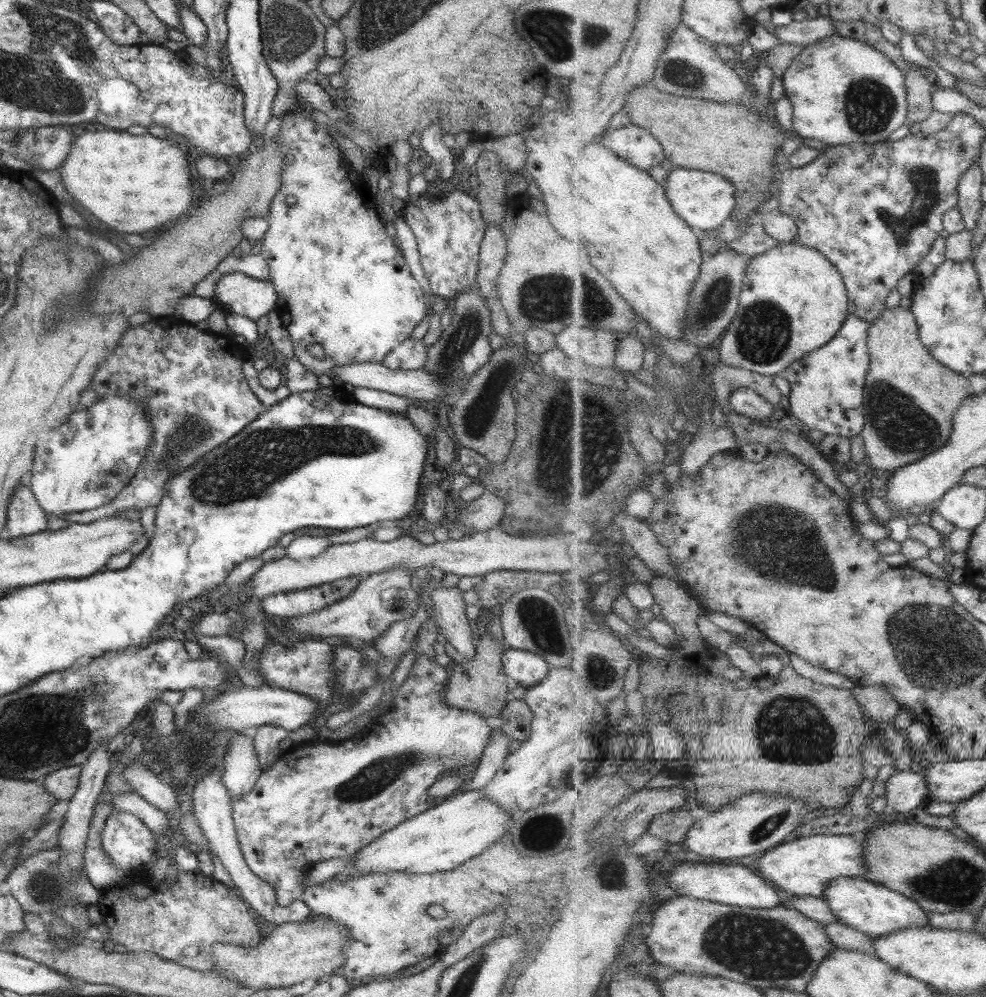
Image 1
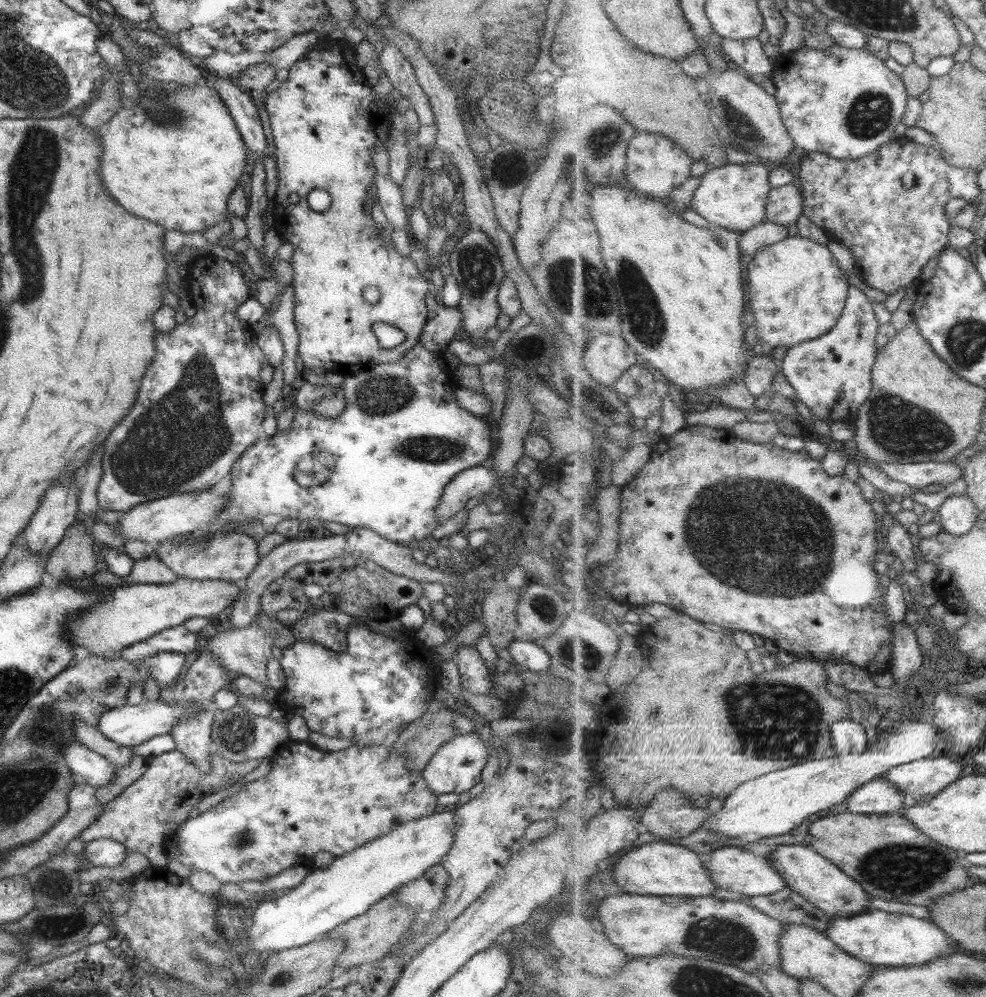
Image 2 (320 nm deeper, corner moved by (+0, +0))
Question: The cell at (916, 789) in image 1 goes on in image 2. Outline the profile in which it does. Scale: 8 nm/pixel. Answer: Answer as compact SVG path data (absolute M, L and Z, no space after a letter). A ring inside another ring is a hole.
M875 779L863 784L845 804L847 810L861 814L891 814L904 808L910 800L891 781Z

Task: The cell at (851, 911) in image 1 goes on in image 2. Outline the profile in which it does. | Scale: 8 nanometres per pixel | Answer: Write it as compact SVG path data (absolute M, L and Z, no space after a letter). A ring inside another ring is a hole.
M783 845L767 855L772 860L770 863L774 864L791 889L806 897L811 904L818 905L826 913L830 913L832 917L871 910L871 895L866 889L816 849L805 845Z

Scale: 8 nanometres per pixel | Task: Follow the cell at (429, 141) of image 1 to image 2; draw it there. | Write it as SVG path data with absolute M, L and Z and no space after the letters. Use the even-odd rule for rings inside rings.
M389 42L382 44L378 62L392 87L409 103L409 108L417 115L420 125L430 125L434 116L427 96L417 84L414 70L402 52Z

